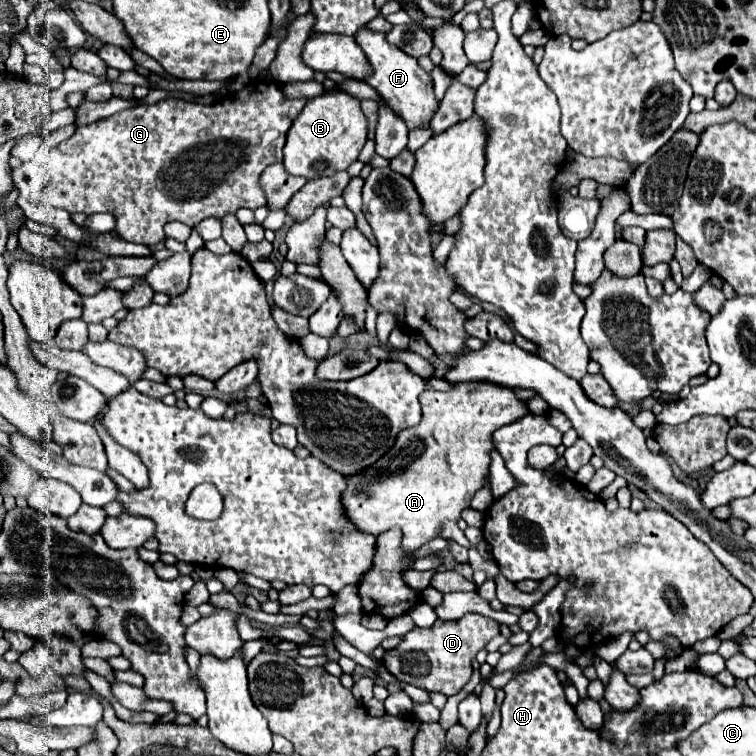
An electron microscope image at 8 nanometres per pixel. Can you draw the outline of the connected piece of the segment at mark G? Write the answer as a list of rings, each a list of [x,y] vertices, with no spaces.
[[[252,80],[250,84],[246,84],[240,92],[232,94],[230,98],[224,98],[220,102],[214,102],[214,104],[196,104],[196,102],[184,102],[184,100],[176,100],[176,98],[166,98],[162,102],[156,102],[152,106],[136,106],[136,108],[130,108],[130,110],[124,110],[124,112],[118,112],[110,118],[102,118],[98,122],[92,122],[92,124],[86,124],[86,126],[76,126],[76,132],[70,140],[62,142],[58,147],[51,151],[49,161],[47,165],[42,167],[40,171],[40,163],[32,163],[32,158],[35,152],[33,144],[30,144],[26,148],[26,158],[21,160],[23,164],[26,164],[26,181],[31,183],[35,189],[35,201],[26,205],[25,208],[62,208],[70,214],[76,214],[76,212],[84,212],[84,214],[94,214],[94,212],[110,212],[116,216],[116,232],[128,240],[128,242],[138,242],[138,244],[146,244],[146,246],[152,246],[152,244],[158,244],[164,240],[164,224],[166,222],[172,222],[172,220],[180,220],[188,226],[196,226],[200,224],[204,218],[208,216],[218,216],[222,218],[224,214],[228,212],[236,212],[238,208],[250,208],[250,210],[256,210],[260,206],[266,204],[266,198],[264,198],[264,192],[258,188],[258,178],[260,174],[264,172],[266,166],[274,164],[274,162],[282,162],[282,148],[284,148],[284,142],[286,142],[286,132],[290,128],[290,124],[294,122],[294,118],[300,114],[300,110],[304,108],[304,104],[308,102],[310,98],[288,98],[284,88],[278,84],[278,82],[264,82],[264,80]]]

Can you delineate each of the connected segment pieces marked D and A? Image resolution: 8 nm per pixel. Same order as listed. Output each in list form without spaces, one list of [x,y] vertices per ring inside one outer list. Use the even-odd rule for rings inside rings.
[[[466,614],[456,622],[440,622],[438,618],[430,628],[418,628],[418,626],[412,628],[394,650],[388,650],[384,654],[382,662],[386,666],[404,666],[404,670],[412,666],[412,674],[408,674],[408,684],[432,692],[442,692],[446,696],[454,696],[468,684],[472,676],[472,658],[498,634],[500,634],[500,622],[484,618],[482,614]]]
[[[460,382],[456,384],[456,388],[452,392],[436,392],[436,390],[424,390],[420,394],[420,404],[422,404],[422,420],[418,426],[412,426],[408,430],[402,430],[392,446],[392,450],[388,450],[388,454],[384,454],[376,464],[368,466],[368,470],[362,470],[360,474],[354,474],[352,478],[346,478],[346,490],[342,494],[342,506],[344,506],[344,514],[346,518],[352,522],[352,526],[360,532],[366,532],[366,534],[372,534],[374,538],[378,538],[382,532],[390,530],[390,528],[402,528],[402,546],[404,546],[404,552],[414,552],[418,550],[422,544],[426,544],[428,540],[432,538],[452,538],[456,540],[460,546],[468,548],[470,542],[466,540],[464,532],[456,526],[456,522],[460,520],[462,516],[462,510],[466,510],[472,502],[472,496],[474,492],[484,484],[484,476],[488,474],[488,466],[490,466],[490,450],[494,448],[492,446],[492,434],[496,428],[504,426],[504,424],[510,424],[512,420],[518,420],[522,418],[524,414],[528,414],[528,408],[526,404],[522,404],[522,400],[518,400],[514,396],[514,392],[510,388],[500,388],[496,384],[490,384],[490,382]]]

